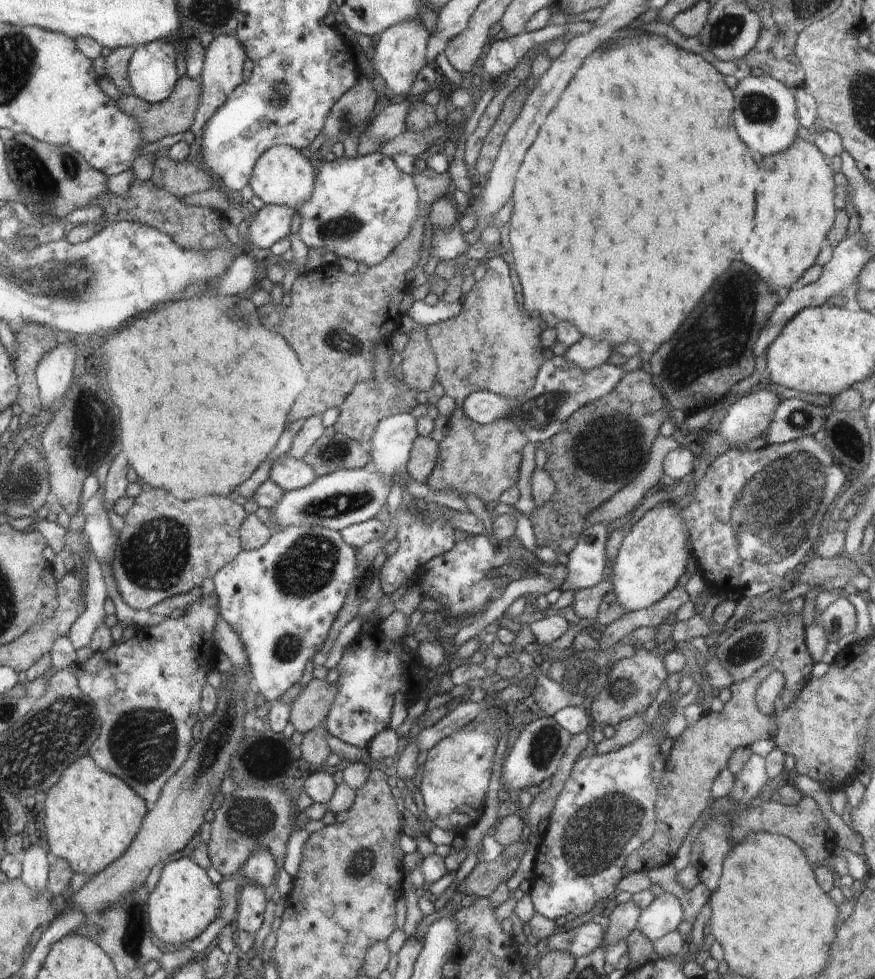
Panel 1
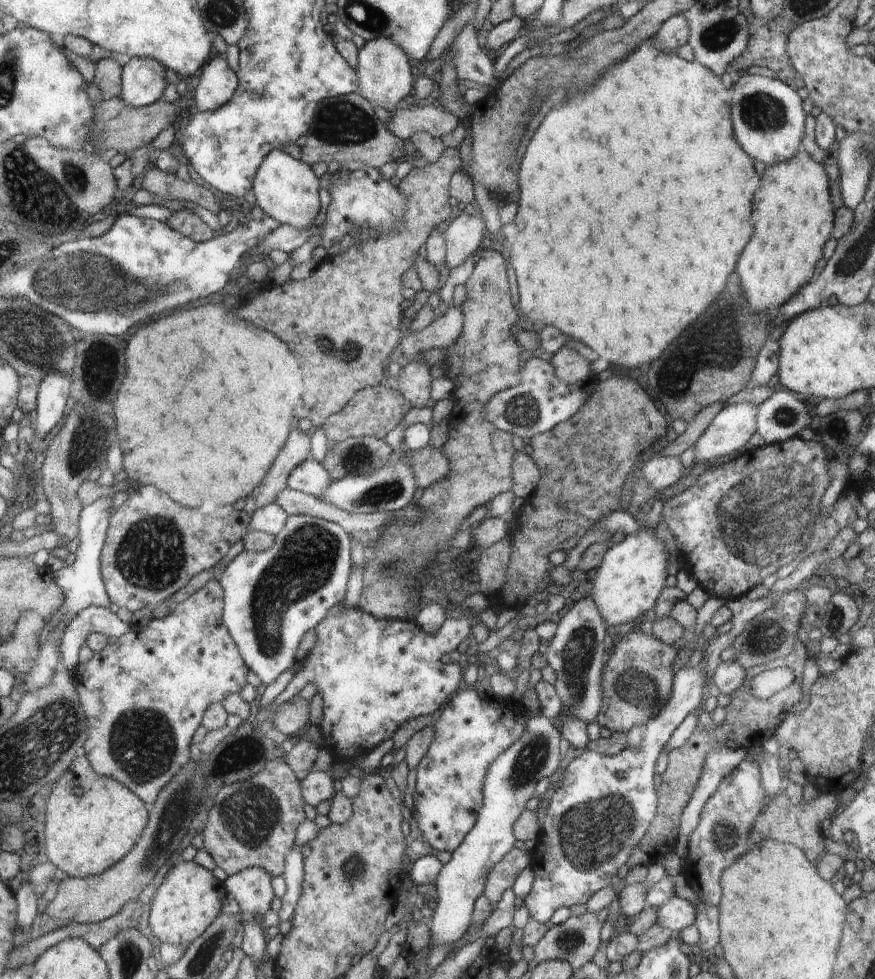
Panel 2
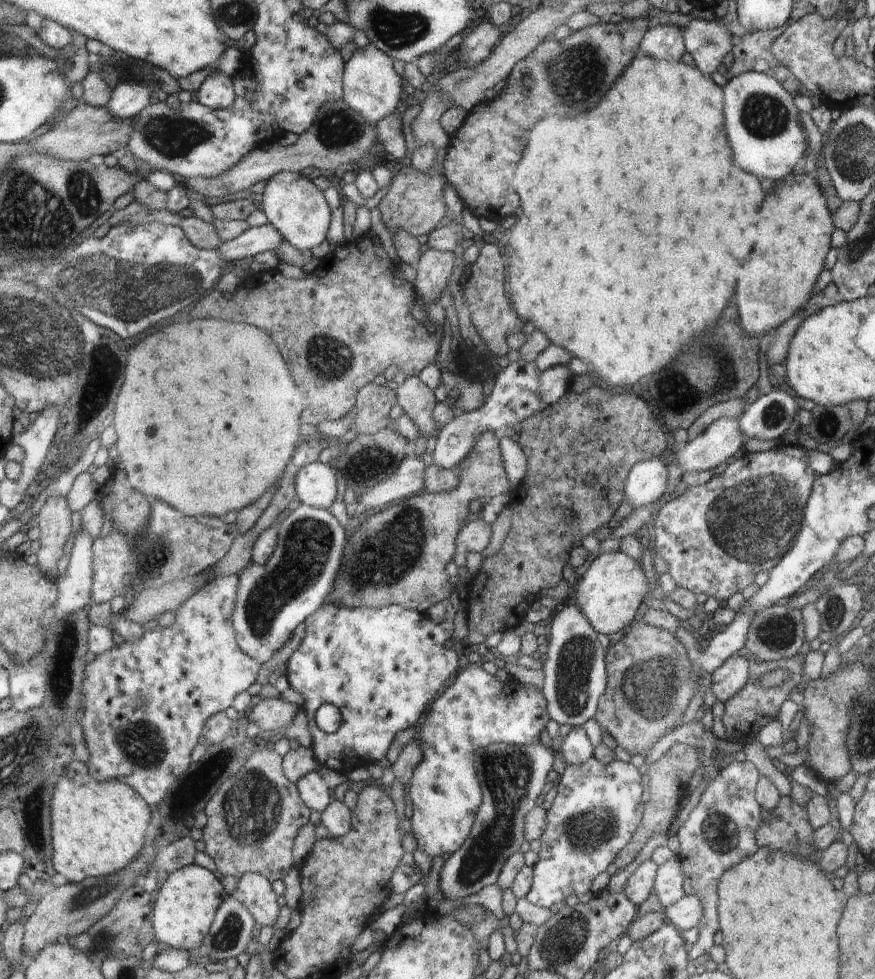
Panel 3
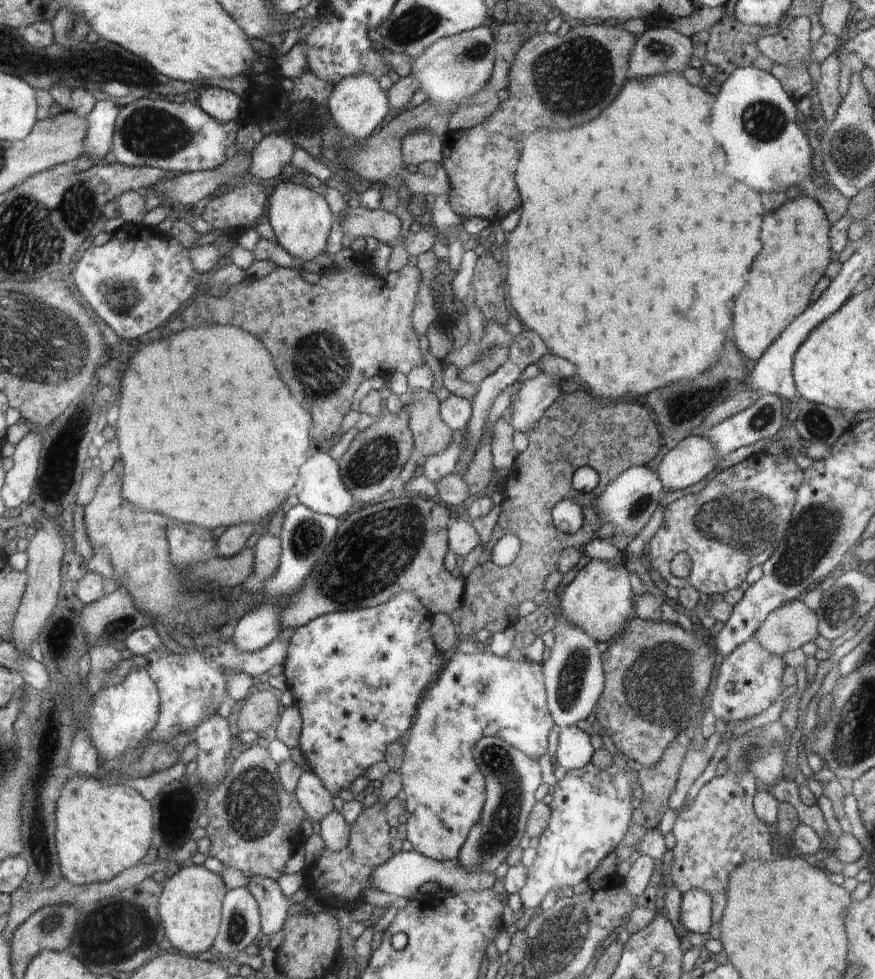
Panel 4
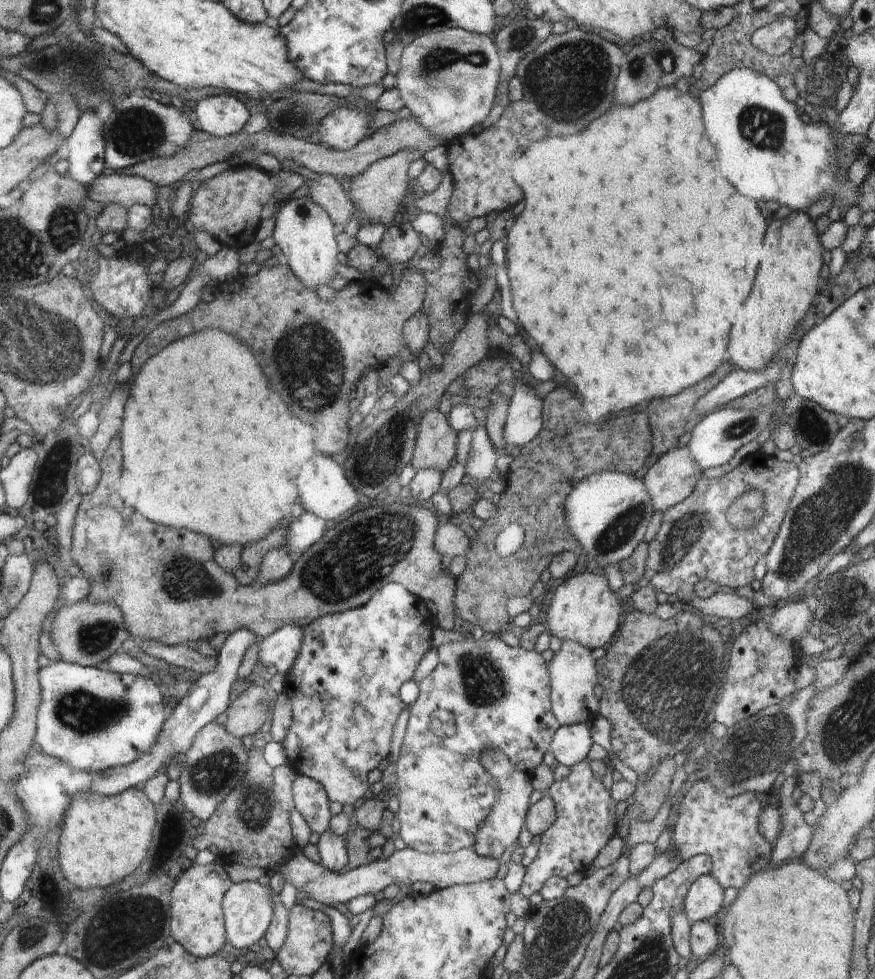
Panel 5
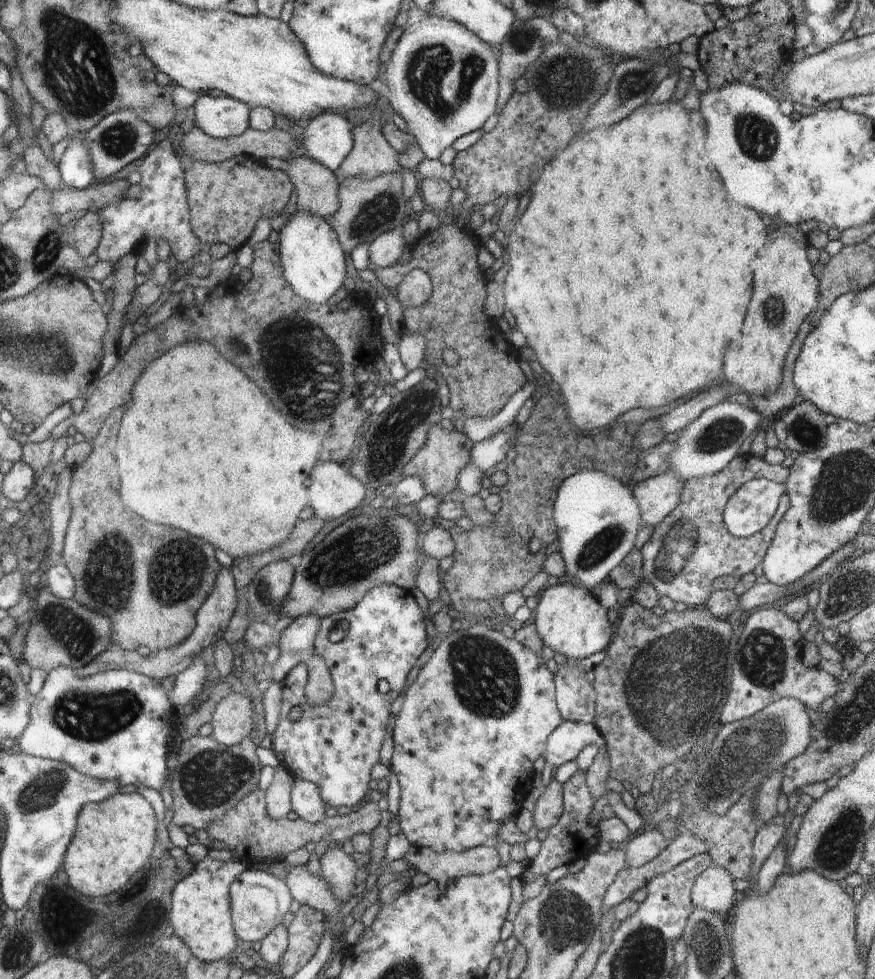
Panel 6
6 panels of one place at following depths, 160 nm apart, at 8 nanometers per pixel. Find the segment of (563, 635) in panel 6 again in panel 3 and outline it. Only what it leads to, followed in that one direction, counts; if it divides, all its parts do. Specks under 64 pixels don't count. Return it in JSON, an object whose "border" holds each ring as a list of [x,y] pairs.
{"border":[[[620,549],[599,555],[578,580],[576,605],[599,633],[616,634],[636,616],[636,608],[648,592],[648,582],[642,572],[641,562],[634,562],[630,555]]]}

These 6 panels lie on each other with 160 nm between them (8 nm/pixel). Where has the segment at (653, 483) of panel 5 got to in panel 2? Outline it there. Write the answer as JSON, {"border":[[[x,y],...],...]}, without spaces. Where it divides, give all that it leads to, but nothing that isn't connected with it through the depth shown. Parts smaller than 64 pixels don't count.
{"border":[[[749,401],[725,407],[712,419],[710,426],[696,443],[695,462],[716,462],[716,458],[730,457],[740,450],[756,432],[759,405]]]}

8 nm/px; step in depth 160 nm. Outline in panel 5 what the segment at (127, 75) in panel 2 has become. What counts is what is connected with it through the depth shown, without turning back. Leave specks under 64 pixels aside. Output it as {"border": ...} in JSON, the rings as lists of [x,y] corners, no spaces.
{"border":[[[93,110],[82,112],[74,130],[67,136],[69,178],[72,177],[82,184],[90,184],[98,175],[107,171],[104,160],[105,144],[103,131],[104,123]]]}

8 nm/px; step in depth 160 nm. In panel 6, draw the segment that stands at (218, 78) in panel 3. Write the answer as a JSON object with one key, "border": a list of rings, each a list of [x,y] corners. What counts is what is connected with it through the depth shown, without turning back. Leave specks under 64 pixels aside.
{"border":[[[218,93],[201,94],[194,105],[196,127],[215,139],[229,139],[248,128],[248,107]]]}

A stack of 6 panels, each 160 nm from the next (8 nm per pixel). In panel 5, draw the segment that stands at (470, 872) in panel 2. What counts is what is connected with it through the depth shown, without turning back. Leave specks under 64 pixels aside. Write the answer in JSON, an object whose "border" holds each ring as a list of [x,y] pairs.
{"border":[[[498,749],[482,750],[481,763],[497,780],[499,791],[490,814],[479,826],[473,848],[480,856],[500,859],[501,856],[508,856],[508,852],[512,852],[512,848],[520,844],[520,836],[528,832],[527,816],[530,814],[532,804],[536,804],[536,800],[532,800],[532,796],[536,796],[536,787],[533,783],[535,772],[519,767]]]}

